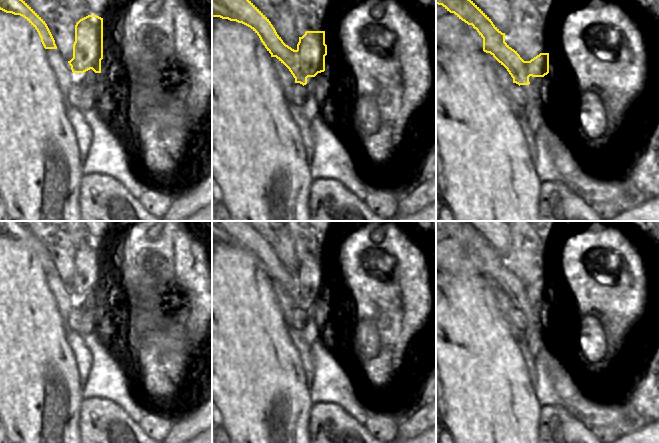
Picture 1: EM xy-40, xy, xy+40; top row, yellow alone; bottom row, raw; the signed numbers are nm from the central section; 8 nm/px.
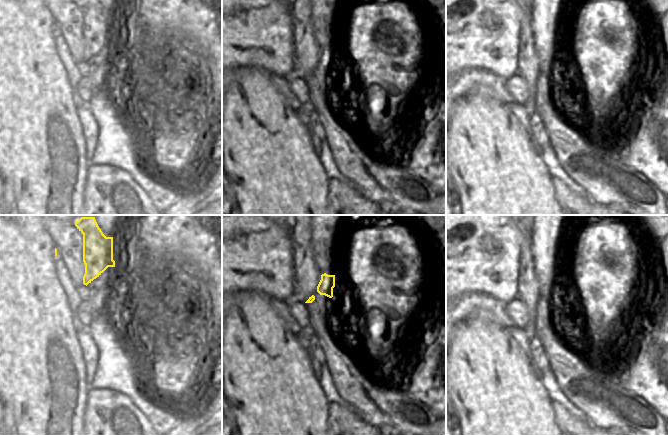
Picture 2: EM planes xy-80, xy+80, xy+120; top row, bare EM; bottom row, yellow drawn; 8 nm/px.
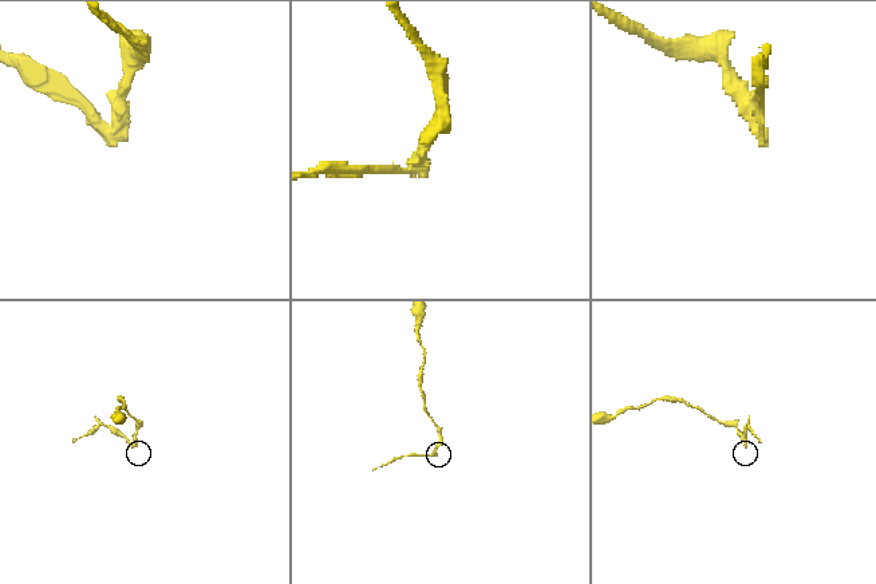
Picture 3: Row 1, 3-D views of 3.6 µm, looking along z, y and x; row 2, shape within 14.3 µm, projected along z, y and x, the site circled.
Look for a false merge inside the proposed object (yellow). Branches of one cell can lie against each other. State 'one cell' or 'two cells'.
two cells

